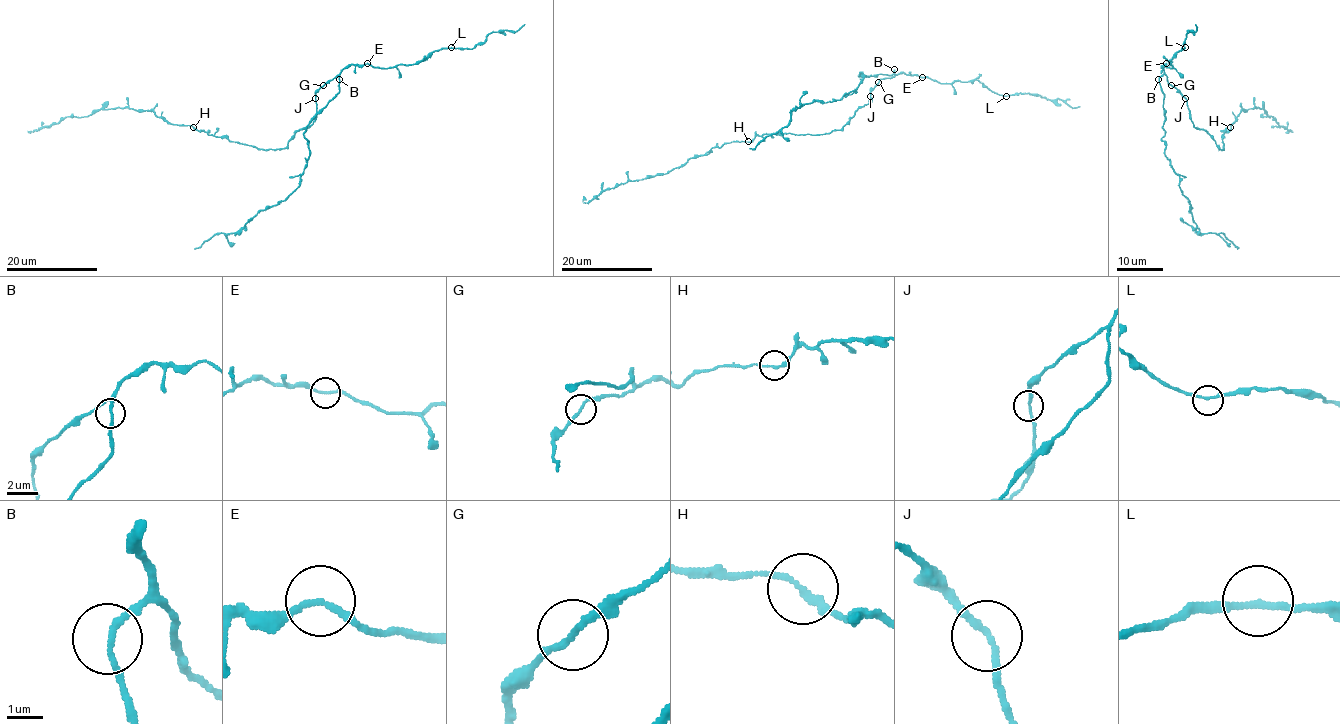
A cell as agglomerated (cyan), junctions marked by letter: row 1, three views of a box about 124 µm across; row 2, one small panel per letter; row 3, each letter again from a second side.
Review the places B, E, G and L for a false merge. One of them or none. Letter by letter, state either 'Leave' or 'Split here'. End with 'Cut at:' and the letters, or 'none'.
B: Leave
E: Leave
G: Leave
L: Leave
Cut at: none

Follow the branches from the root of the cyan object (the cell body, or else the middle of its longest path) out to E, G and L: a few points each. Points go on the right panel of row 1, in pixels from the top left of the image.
E: (1191, 120), (1187, 100), (1168, 82), (1164, 73), (1161, 66), (1166, 63)
G: (1191, 120), (1187, 100), (1171, 85)
L: (1191, 120), (1187, 100), (1168, 82), (1161, 68), (1166, 63), (1172, 68), (1168, 62), (1185, 47)

